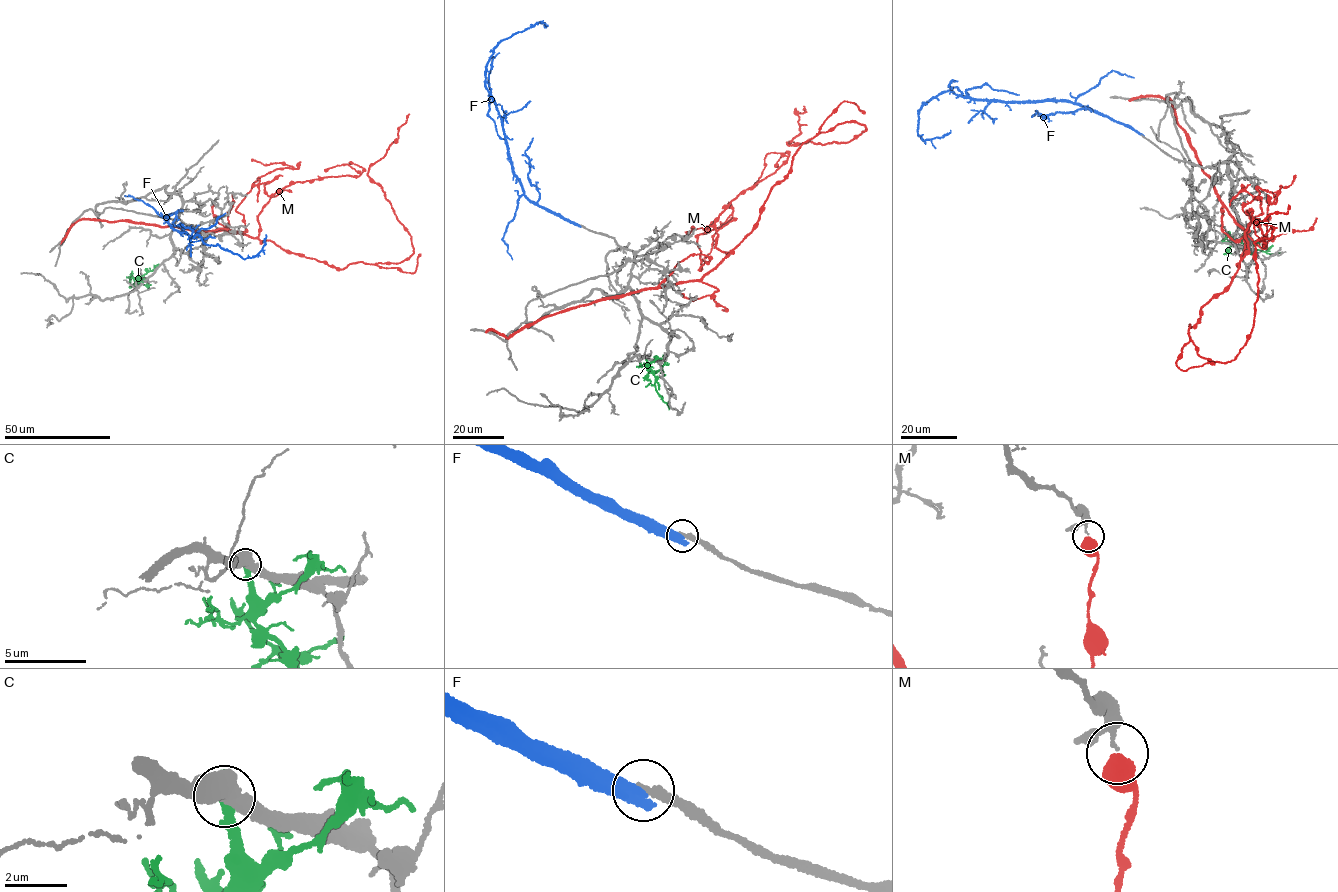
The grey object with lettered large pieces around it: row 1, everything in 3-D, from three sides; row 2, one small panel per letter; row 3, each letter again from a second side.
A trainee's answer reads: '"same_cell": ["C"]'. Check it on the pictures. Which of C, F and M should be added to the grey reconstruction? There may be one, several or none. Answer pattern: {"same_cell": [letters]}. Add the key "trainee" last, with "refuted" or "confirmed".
{"same_cell": [], "trainee": "refuted"}

